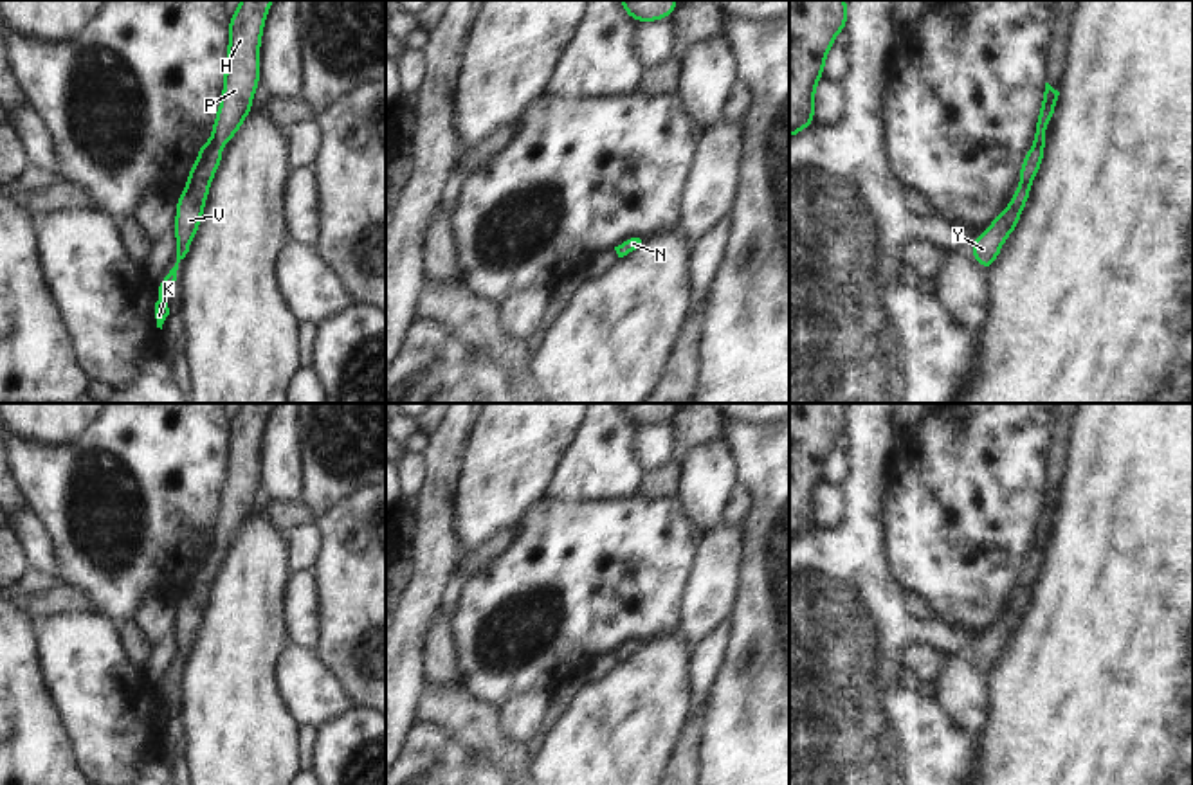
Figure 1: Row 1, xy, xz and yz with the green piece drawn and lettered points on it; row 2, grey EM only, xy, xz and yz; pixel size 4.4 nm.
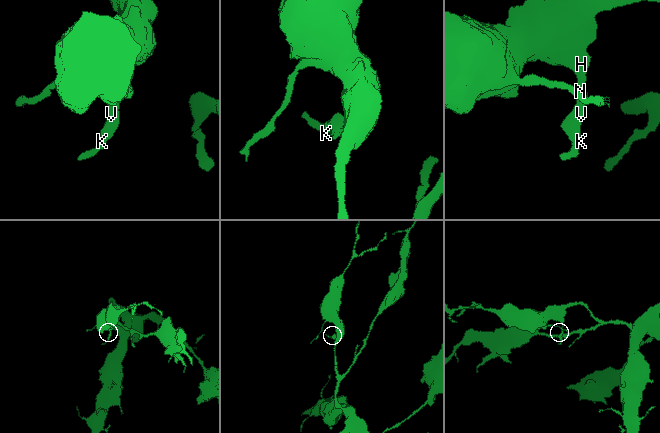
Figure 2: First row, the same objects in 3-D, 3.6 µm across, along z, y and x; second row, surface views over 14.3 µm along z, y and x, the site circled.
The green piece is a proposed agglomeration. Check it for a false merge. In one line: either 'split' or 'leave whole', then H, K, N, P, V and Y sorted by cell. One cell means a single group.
leave whole; groups H K N P V Y

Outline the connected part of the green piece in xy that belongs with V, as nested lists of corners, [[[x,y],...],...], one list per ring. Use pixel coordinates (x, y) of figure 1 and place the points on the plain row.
[[[241,403],[229,425],[229,450],[223,479],[223,497],[213,528],[213,540],[200,549],[198,562],[187,576],[186,594],[177,603],[175,639],[177,666],[155,688],[157,731],[162,733],[169,718],[164,704],[175,690],[178,666],[189,655],[191,645],[204,619],[211,583],[222,565],[222,549],[229,546],[252,513],[252,499],[260,488],[260,448],[265,421],[274,403]]]

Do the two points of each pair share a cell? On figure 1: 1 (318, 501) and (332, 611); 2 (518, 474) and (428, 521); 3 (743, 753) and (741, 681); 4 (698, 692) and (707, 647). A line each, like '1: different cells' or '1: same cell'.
1: different cells
2: different cells
3: same cell
4: same cell

